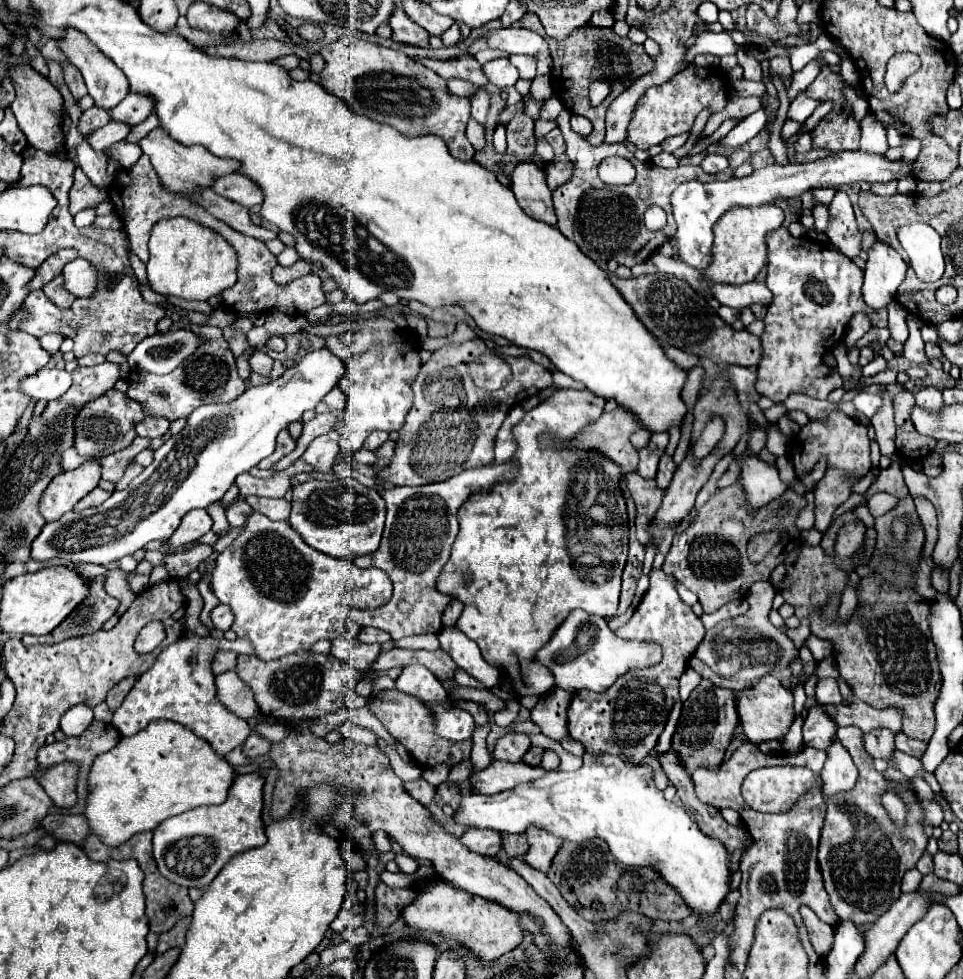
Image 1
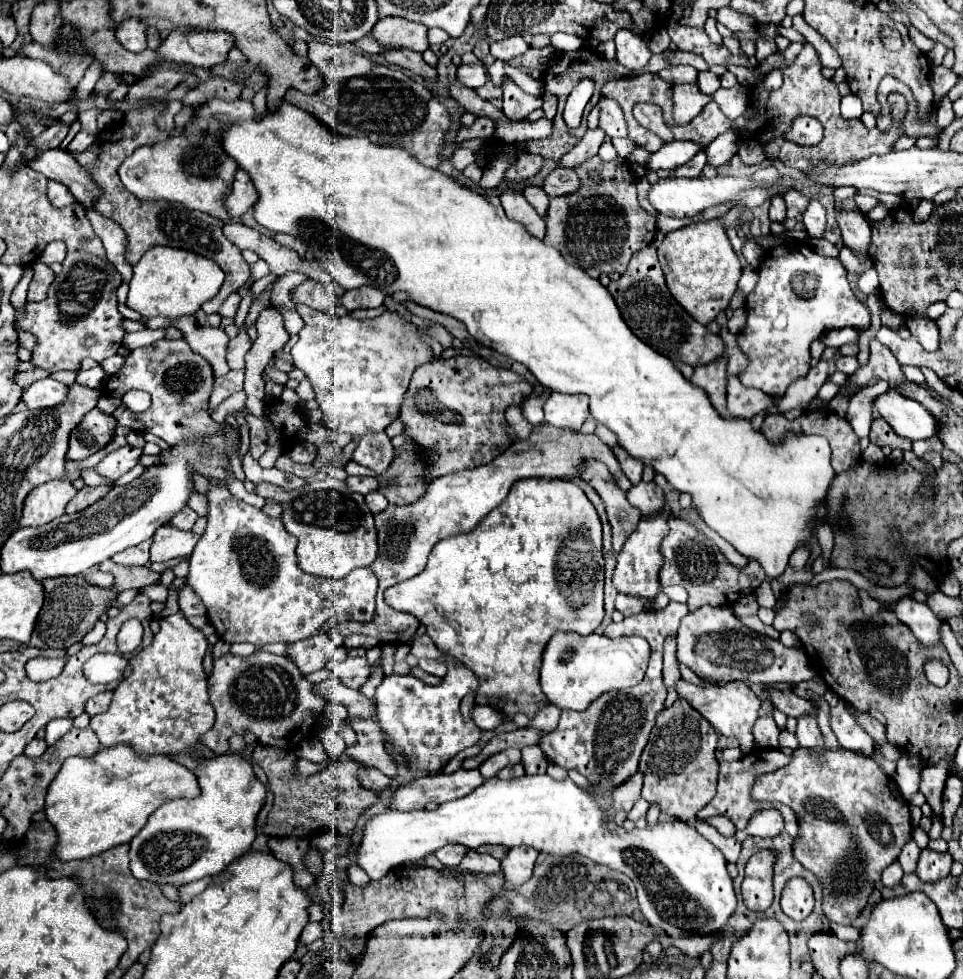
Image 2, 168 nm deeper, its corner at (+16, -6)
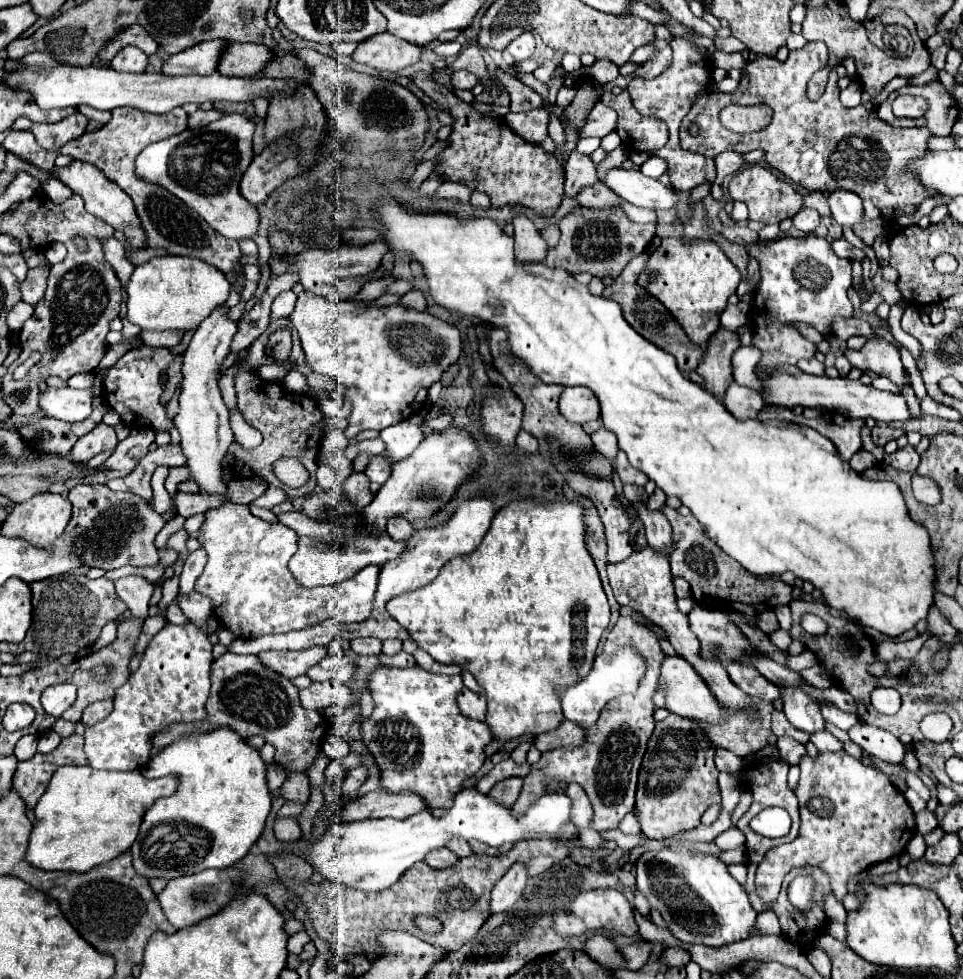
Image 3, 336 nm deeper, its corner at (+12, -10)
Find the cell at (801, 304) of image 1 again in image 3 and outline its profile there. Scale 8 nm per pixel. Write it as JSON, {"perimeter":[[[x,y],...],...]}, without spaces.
{"perimeter":[[[802,236],[802,238],[782,238],[778,242],[772,242],[768,246],[752,246],[750,254],[758,258],[760,262],[760,284],[756,288],[755,303],[759,307],[759,301],[764,301],[764,326],[754,326],[752,334],[752,346],[756,346],[762,352],[762,358],[758,362],[762,372],[770,372],[778,366],[792,364],[796,366],[798,360],[814,358],[816,344],[808,342],[800,330],[794,326],[794,322],[804,322],[808,326],[814,326],[816,330],[822,330],[824,334],[832,334],[832,322],[836,316],[852,318],[854,306],[848,298],[848,288],[852,284],[852,264],[846,258],[838,258],[830,244],[824,238],[816,236]]]}

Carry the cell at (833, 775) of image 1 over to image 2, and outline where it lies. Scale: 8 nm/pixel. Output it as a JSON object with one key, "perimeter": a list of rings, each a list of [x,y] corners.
{"perimeter":[[[806,714],[806,716],[800,716],[796,720],[798,720],[798,726],[796,726],[798,742],[802,746],[812,748],[816,754],[822,754],[822,734],[820,734],[816,716],[814,714]]]}

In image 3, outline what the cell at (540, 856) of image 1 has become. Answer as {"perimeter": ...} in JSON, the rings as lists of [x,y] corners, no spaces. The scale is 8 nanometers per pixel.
{"perimeter":[[[516,862],[494,886],[492,890],[492,904],[490,904],[490,912],[506,912],[514,906],[514,902],[522,896],[524,888],[526,888],[526,880],[528,880],[528,870],[522,862]]]}

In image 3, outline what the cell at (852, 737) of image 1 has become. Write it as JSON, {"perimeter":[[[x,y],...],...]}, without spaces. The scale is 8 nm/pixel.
{"perimeter":[[[818,752],[816,758],[802,756],[800,760],[800,780],[794,788],[794,794],[800,802],[800,818],[802,818],[802,830],[798,838],[790,844],[770,848],[764,856],[764,860],[758,866],[756,872],[756,894],[760,896],[762,902],[770,904],[778,898],[780,884],[784,876],[796,868],[796,866],[820,866],[828,876],[832,884],[832,892],[838,902],[844,900],[848,894],[848,880],[854,878],[856,874],[868,870],[874,864],[886,862],[894,856],[900,856],[906,850],[908,840],[916,834],[916,822],[914,822],[914,812],[910,810],[904,794],[894,788],[894,784],[876,768],[866,768],[860,760],[848,756],[846,752]]]}

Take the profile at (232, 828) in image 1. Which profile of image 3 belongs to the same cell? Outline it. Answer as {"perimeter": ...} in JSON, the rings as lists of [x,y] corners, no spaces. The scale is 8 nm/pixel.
{"perimeter":[[[220,728],[208,734],[182,738],[154,756],[148,766],[142,768],[142,774],[148,778],[176,774],[180,778],[180,786],[174,796],[156,800],[156,804],[146,812],[142,820],[140,834],[130,848],[134,868],[140,876],[174,880],[180,876],[192,876],[208,868],[230,868],[240,862],[248,854],[252,844],[260,838],[272,800],[266,786],[266,764],[262,762],[258,750],[240,740],[234,730]]]}

